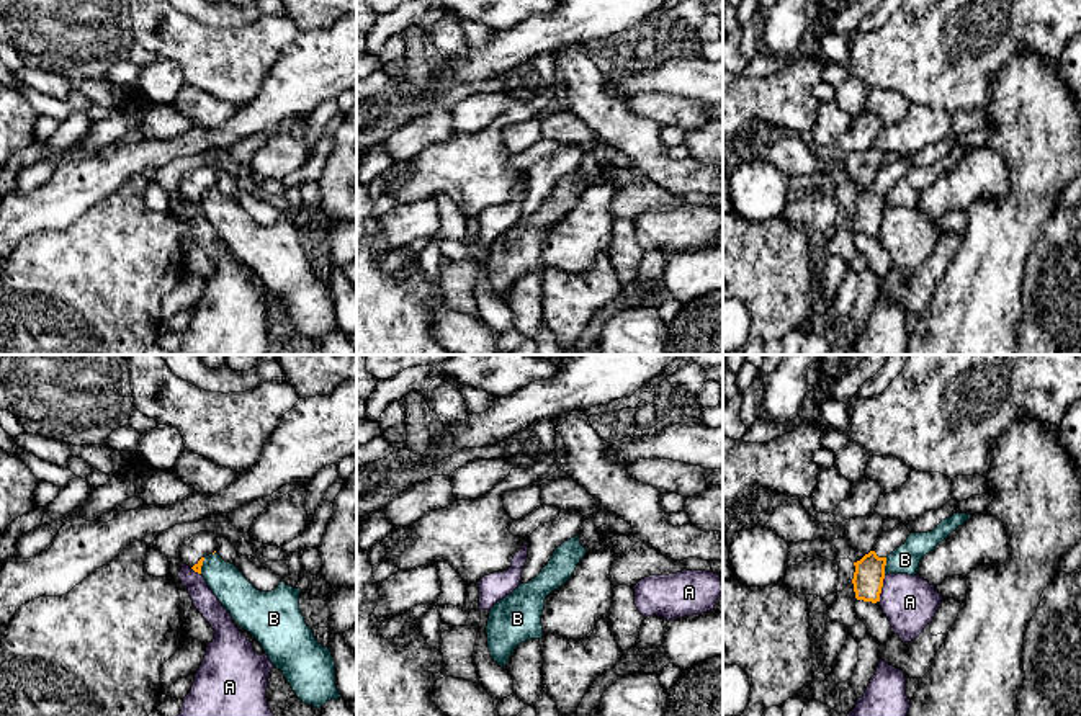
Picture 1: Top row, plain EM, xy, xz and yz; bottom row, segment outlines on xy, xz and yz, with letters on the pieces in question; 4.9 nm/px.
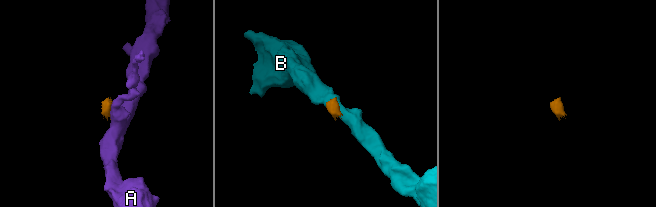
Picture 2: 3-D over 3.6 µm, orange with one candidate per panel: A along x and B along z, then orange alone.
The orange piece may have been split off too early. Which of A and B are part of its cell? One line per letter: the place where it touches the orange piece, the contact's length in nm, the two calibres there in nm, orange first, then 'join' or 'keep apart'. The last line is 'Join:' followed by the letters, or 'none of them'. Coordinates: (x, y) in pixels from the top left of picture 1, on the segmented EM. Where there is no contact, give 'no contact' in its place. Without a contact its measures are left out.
A: yz (880, 589) | 130 nm | 150/260 nm | keep apart
B: yz (885, 564) | 90 nm | 150/140 nm | keep apart
Join: none of them

